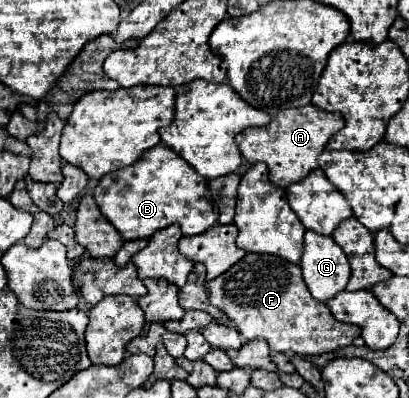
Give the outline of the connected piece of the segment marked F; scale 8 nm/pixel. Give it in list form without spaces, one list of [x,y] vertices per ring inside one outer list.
[[[245,254],[223,276],[207,282],[209,302],[233,320],[245,340],[265,338],[269,348],[283,354],[325,354],[349,346],[361,328],[333,318],[327,304],[315,300],[307,290],[301,268],[271,254]]]

